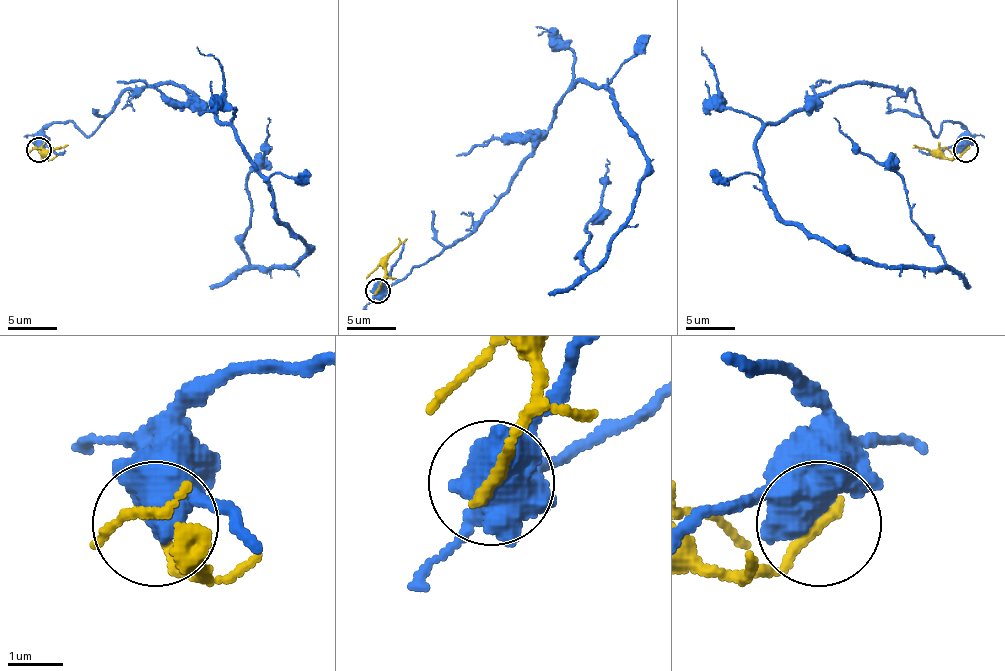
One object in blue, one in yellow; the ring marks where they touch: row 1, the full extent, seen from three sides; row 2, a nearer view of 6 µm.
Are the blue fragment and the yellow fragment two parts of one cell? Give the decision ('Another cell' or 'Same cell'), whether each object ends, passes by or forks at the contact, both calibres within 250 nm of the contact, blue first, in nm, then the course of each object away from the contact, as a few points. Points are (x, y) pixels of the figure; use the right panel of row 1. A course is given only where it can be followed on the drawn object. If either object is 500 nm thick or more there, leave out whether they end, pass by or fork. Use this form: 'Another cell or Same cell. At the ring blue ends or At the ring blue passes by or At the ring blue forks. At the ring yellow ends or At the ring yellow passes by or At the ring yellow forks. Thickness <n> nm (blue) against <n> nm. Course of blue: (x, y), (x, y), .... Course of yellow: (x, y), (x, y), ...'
Another cell. Thickness 800 nm (blue) against 240 nm. Course of blue: (966, 149), (912, 90), (868, 83), (769, 122), (769, 206), (855, 257), (944, 262), (904, 181), (833, 117). Course of yellow: (966, 149), (956, 159), (936, 156), (929, 149), (914, 144)

